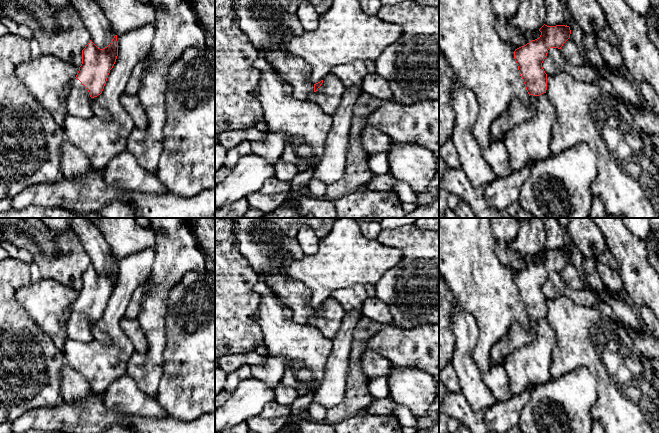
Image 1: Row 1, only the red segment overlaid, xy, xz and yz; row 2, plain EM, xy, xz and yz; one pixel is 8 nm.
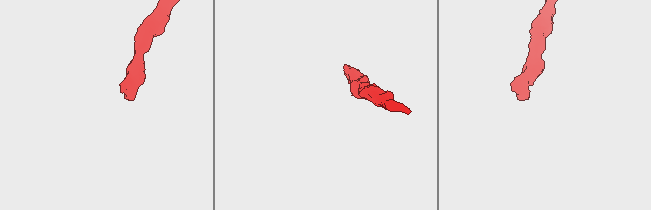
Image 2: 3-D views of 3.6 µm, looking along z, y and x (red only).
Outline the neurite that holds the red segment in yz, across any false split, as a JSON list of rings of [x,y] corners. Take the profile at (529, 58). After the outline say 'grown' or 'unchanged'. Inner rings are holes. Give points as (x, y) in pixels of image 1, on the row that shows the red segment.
[[[544,24],[539,31],[541,32],[539,38],[514,51],[514,59],[529,96],[546,93],[547,74],[542,63],[548,50],[550,48],[561,49],[571,34],[570,27],[565,25],[547,26]]]; unchanged

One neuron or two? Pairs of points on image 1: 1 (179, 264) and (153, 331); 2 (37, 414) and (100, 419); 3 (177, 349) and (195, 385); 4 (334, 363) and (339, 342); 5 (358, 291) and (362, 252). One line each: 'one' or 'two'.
1: one
2: one
3: one
4: one
5: two

